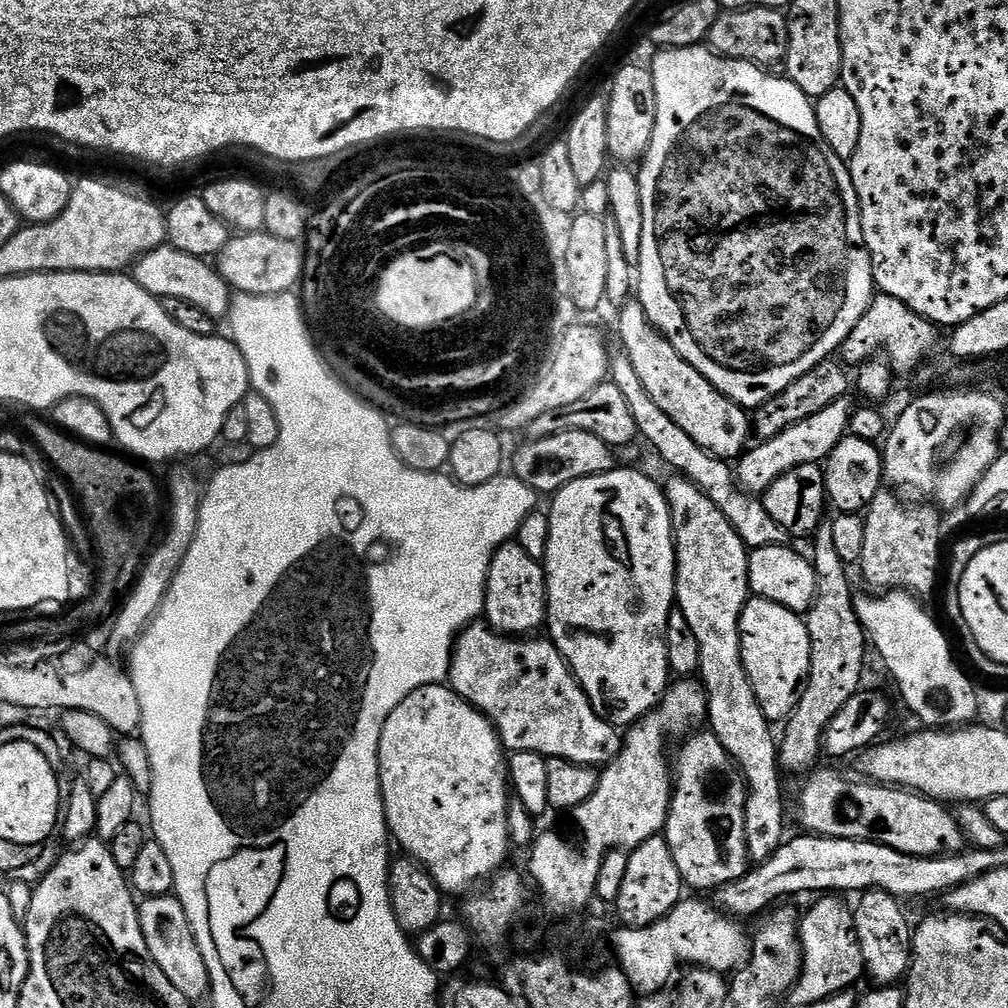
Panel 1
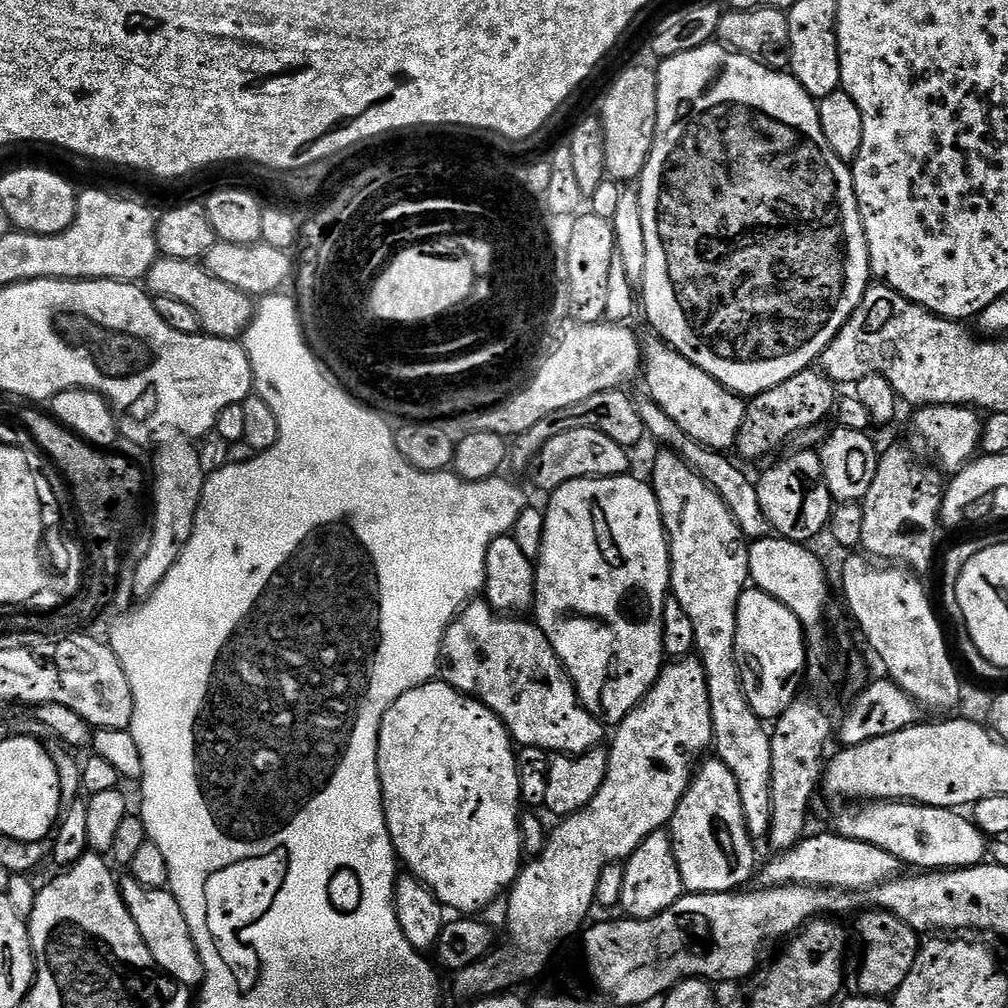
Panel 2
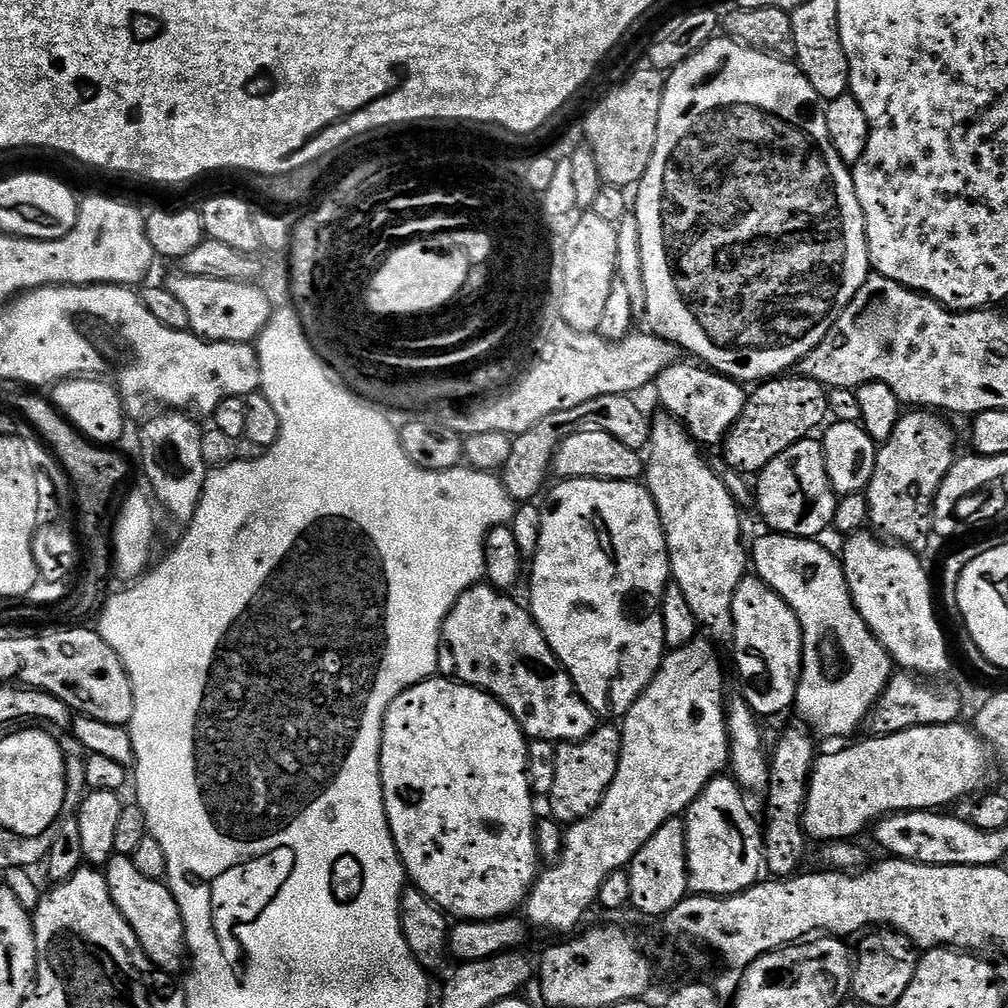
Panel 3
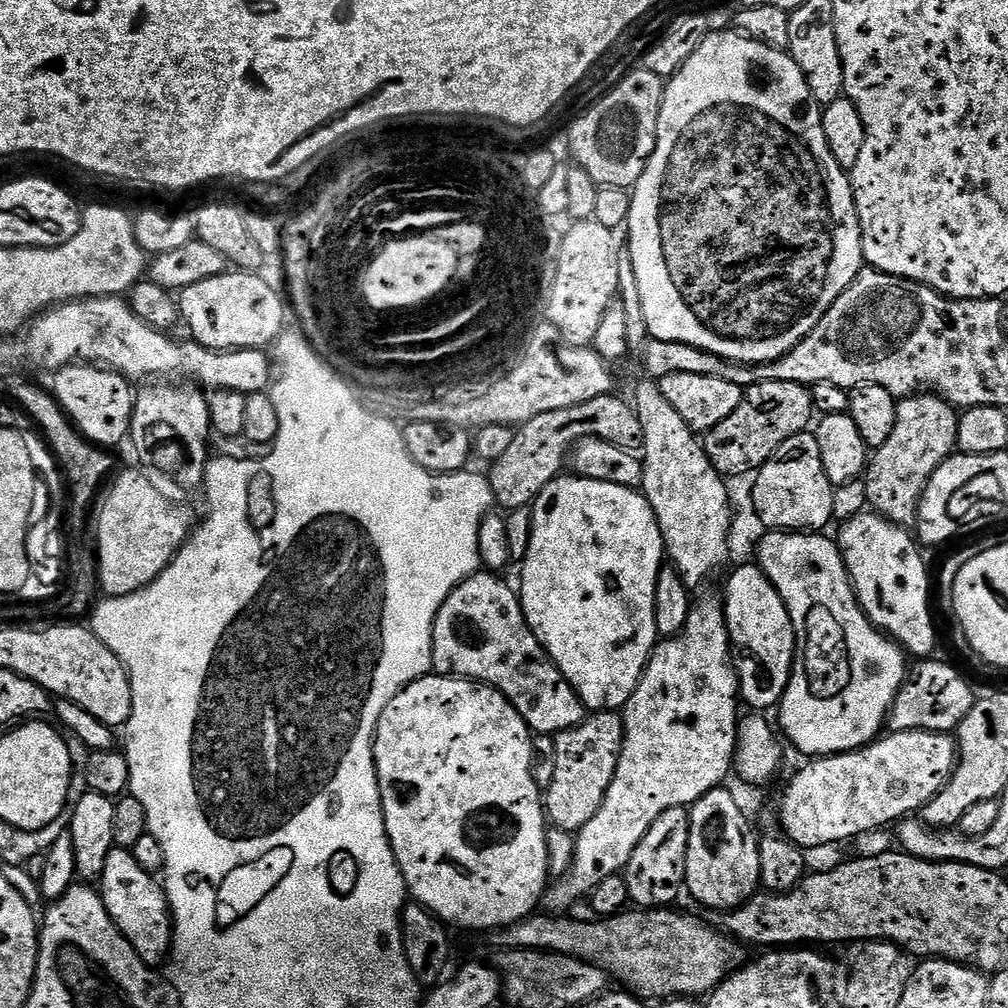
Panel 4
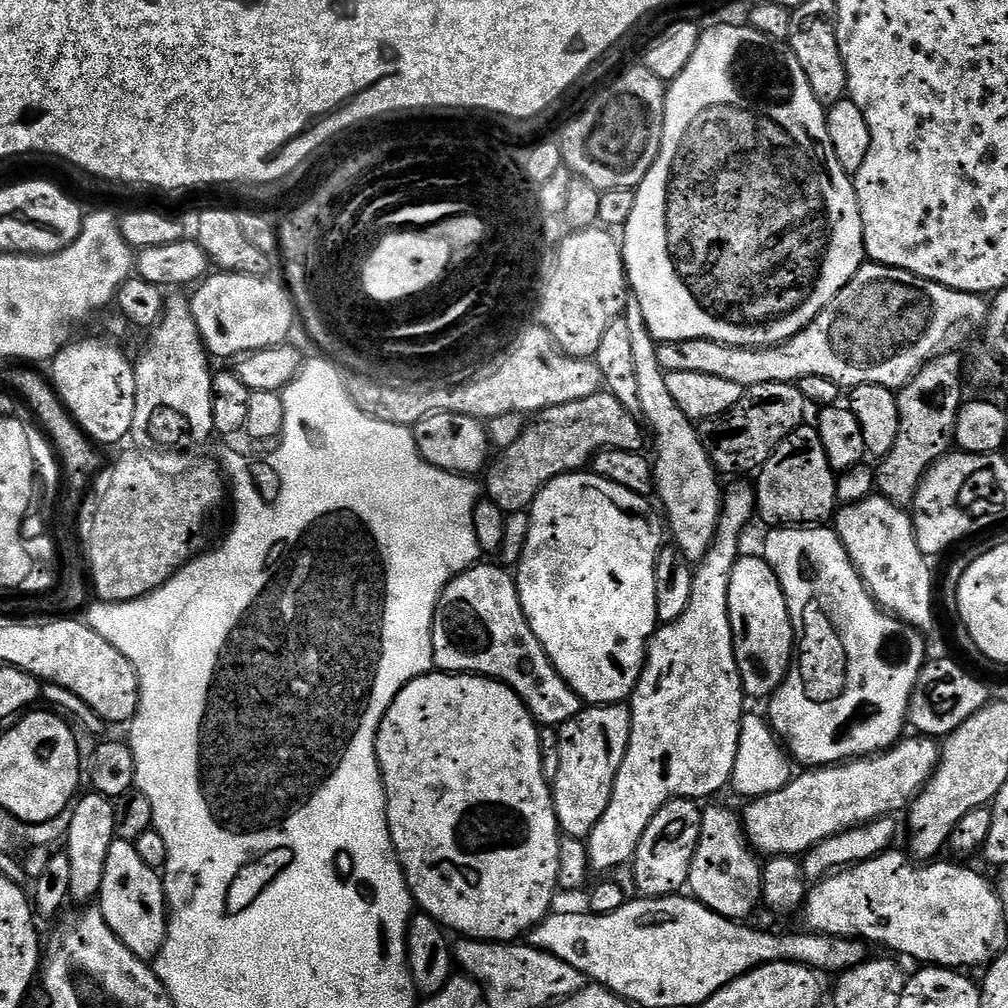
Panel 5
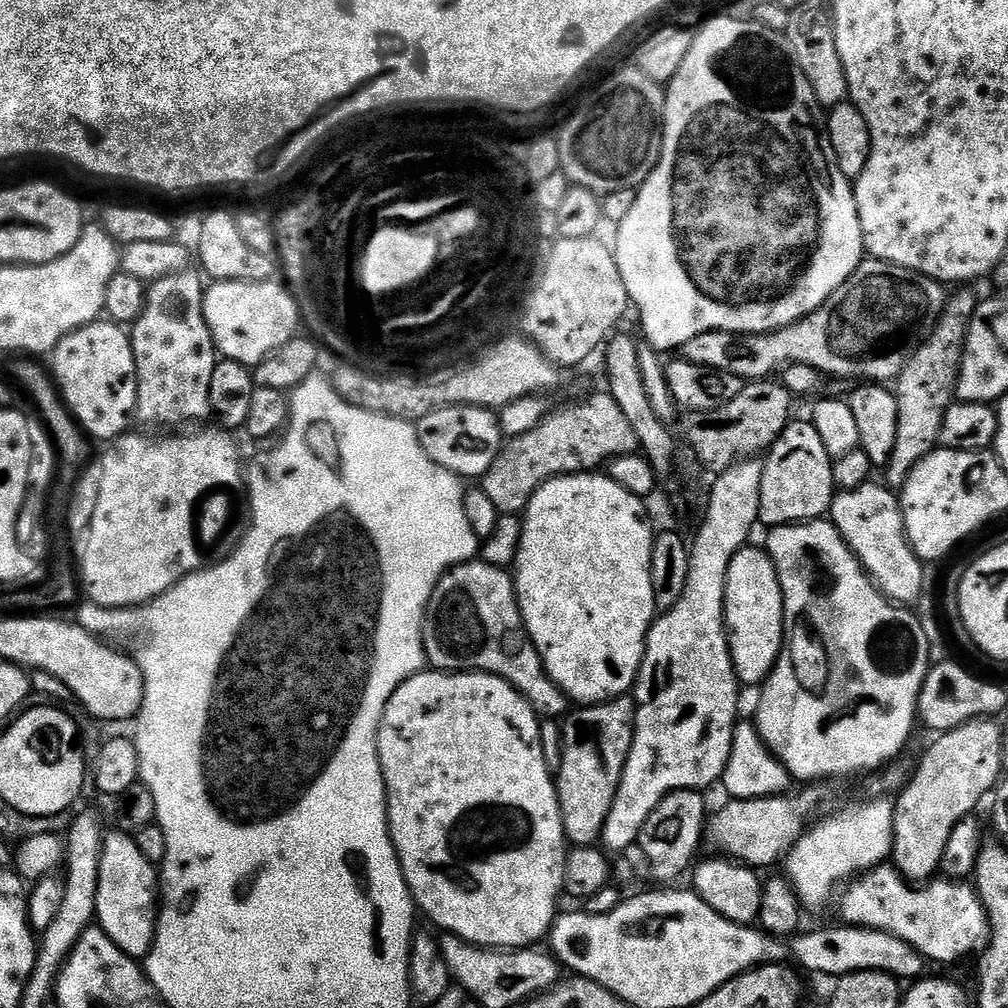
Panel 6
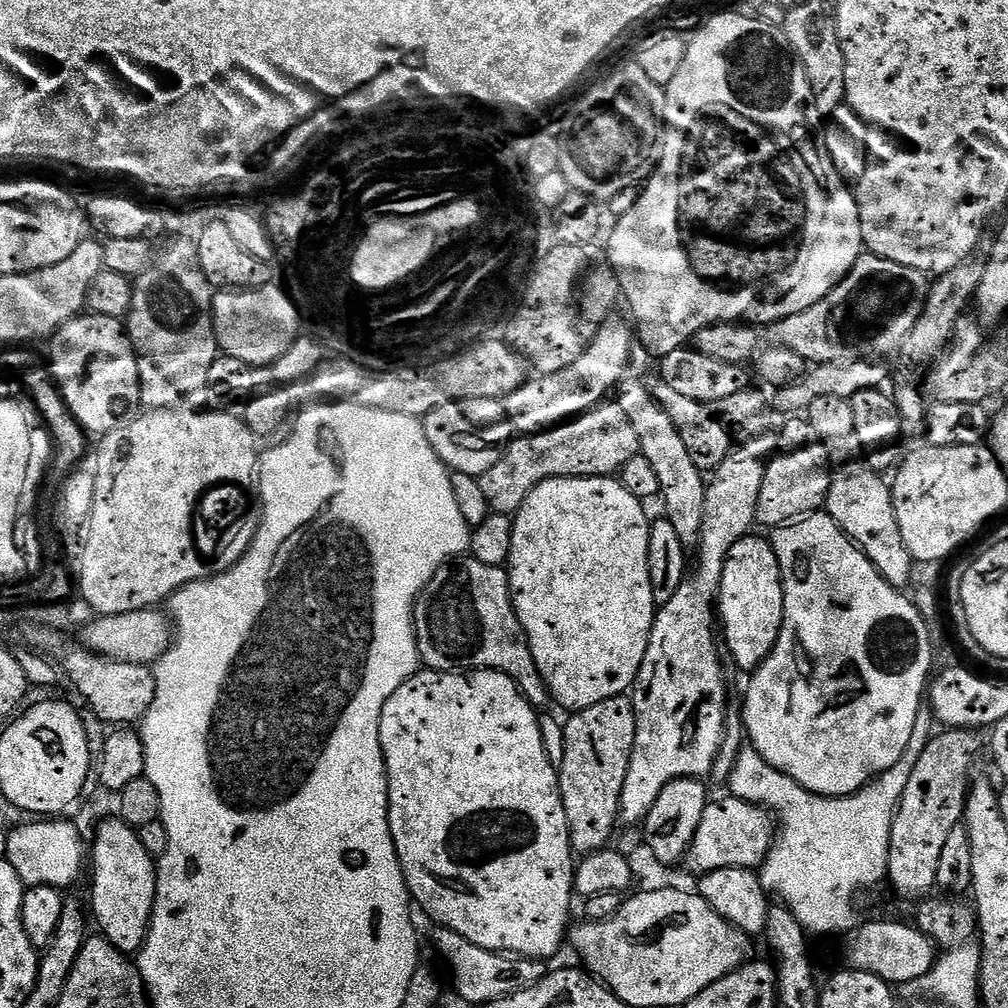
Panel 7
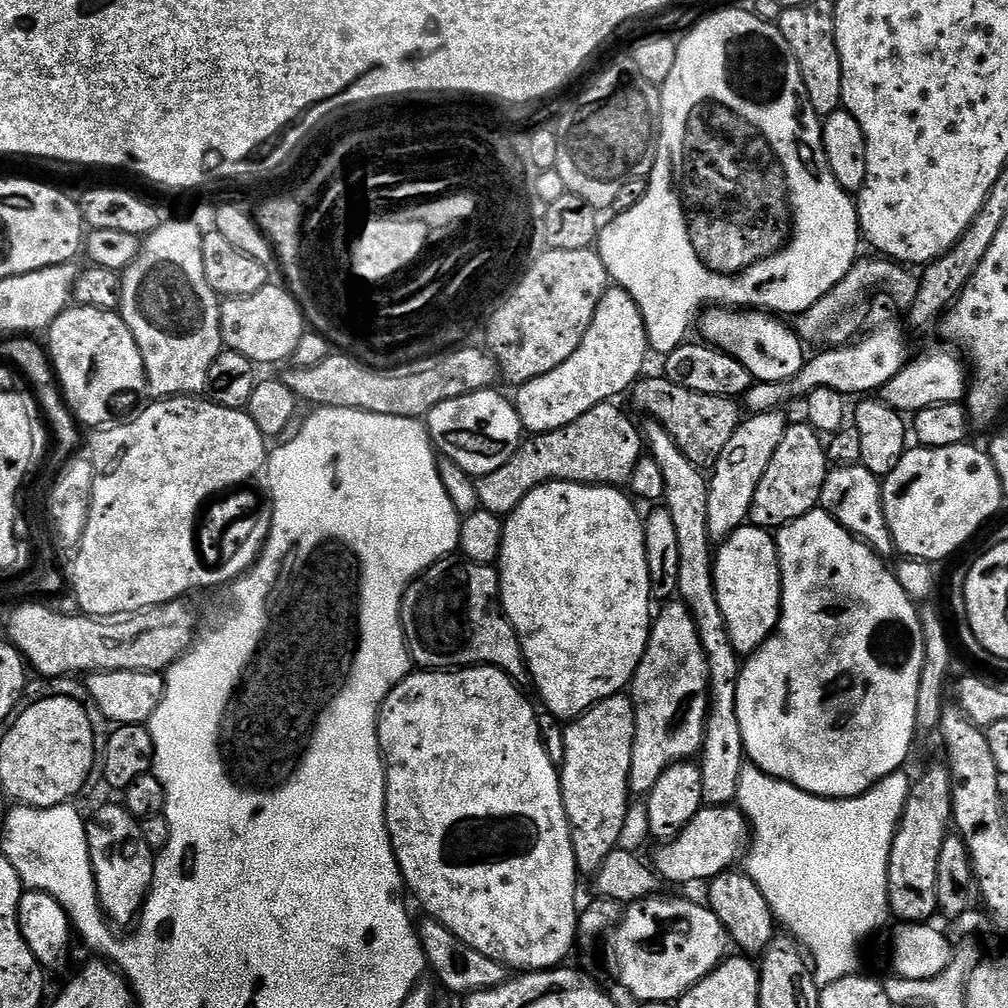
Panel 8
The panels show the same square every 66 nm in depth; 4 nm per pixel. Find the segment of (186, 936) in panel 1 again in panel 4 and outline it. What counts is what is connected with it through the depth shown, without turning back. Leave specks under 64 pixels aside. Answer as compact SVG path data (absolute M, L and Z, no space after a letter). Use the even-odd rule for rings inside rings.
M114 846L106 858L106 866L98 881L98 891L110 918L126 942L134 946L138 958L142 958L149 968L159 969L159 964L163 960L165 963L172 950L172 913L161 881L153 873L142 870L142 866L134 862L129 849Z

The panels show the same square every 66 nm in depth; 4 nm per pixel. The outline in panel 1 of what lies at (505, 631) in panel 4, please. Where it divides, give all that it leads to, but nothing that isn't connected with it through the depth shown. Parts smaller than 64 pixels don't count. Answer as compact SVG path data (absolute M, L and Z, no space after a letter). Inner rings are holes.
M473 622L459 633L452 646L452 665L447 683L453 690L491 720L500 742L509 753L530 750L546 758L569 760L575 764L607 766L620 754L621 733L590 706L588 695L551 639L513 638L497 634L487 623Z

